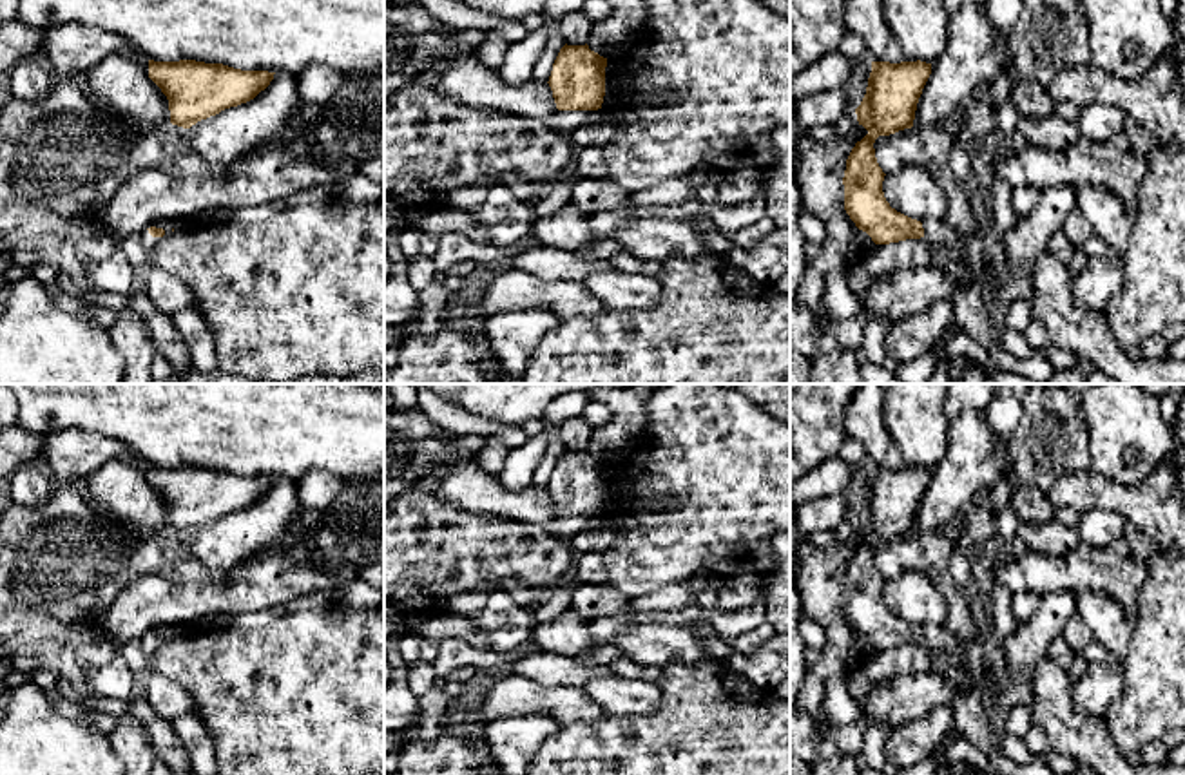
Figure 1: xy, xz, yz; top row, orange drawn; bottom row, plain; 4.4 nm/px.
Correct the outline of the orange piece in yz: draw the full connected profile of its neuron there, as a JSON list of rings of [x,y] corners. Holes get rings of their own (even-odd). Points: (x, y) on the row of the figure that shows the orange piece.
[[[872,62],[866,94],[855,109],[857,121],[868,134],[855,143],[843,177],[844,210],[855,226],[866,232],[875,244],[890,244],[924,237],[939,250],[940,268],[962,281],[962,288],[951,297],[957,328],[982,346],[1000,371],[1022,375],[1038,384],[1049,384],[1055,366],[1045,355],[1018,359],[1006,351],[991,326],[986,299],[988,293],[969,268],[968,252],[946,221],[917,221],[895,208],[884,197],[884,172],[877,163],[873,143],[879,136],[890,136],[913,127],[915,110],[922,89],[931,74],[926,62]]]

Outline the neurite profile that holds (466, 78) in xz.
[[[453,51],[440,60],[446,69],[438,69],[433,89],[466,103],[467,107],[491,107],[525,120],[536,120],[547,129],[554,129],[558,109],[549,83],[527,80],[522,85],[509,85],[498,69],[480,62],[478,51]]]

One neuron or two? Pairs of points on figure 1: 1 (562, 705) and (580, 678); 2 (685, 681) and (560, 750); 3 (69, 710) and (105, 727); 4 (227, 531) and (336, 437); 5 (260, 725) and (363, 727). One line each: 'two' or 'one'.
1: two
2: one
3: one
4: two
5: one

